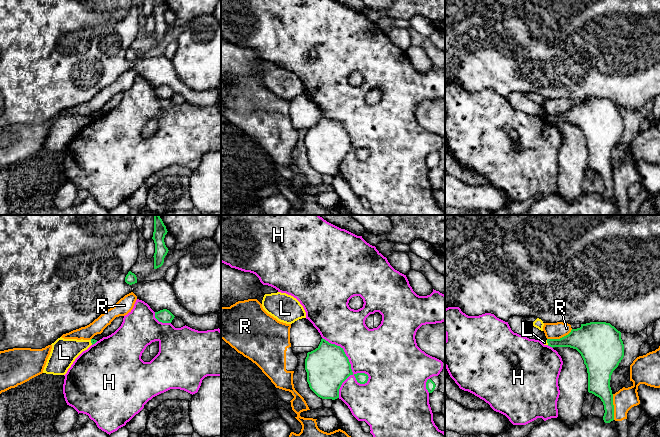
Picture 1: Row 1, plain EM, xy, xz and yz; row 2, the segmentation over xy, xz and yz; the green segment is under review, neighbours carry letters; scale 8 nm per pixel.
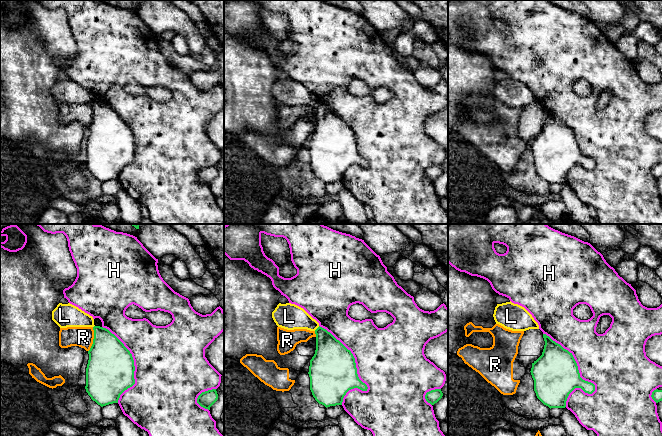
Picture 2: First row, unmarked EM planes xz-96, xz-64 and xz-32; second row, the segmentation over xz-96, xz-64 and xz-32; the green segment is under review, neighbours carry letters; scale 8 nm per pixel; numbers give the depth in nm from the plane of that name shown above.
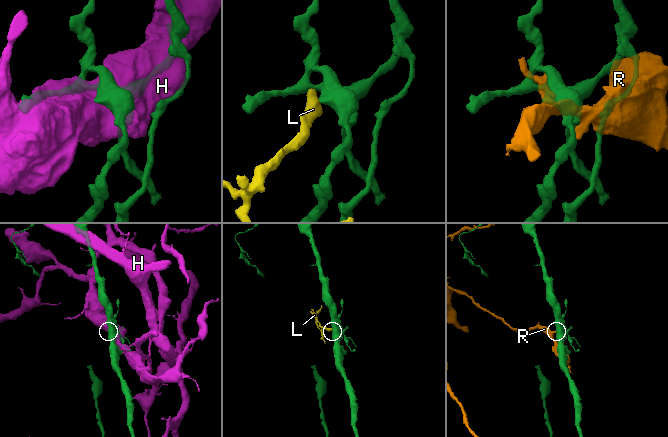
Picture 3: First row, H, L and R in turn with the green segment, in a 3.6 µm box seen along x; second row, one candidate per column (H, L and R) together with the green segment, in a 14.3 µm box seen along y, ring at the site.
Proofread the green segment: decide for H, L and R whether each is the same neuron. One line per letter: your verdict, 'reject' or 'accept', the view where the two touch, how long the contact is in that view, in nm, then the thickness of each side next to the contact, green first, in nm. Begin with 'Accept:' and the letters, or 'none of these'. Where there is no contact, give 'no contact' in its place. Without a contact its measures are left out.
Accept: none of these
H: reject; meets green in xz; contact 500 nm long; 340 nm thick on the green side, 400 nm on the other
L: reject; meets green in xy; contact 40 nm long; 50 nm thick on the green side, 200 nm on the other
R: reject; meets green in yz; contact 220 nm long; 280 nm thick on the green side, 130 nm on the other

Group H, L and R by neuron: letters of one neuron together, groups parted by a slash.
H / L / R

